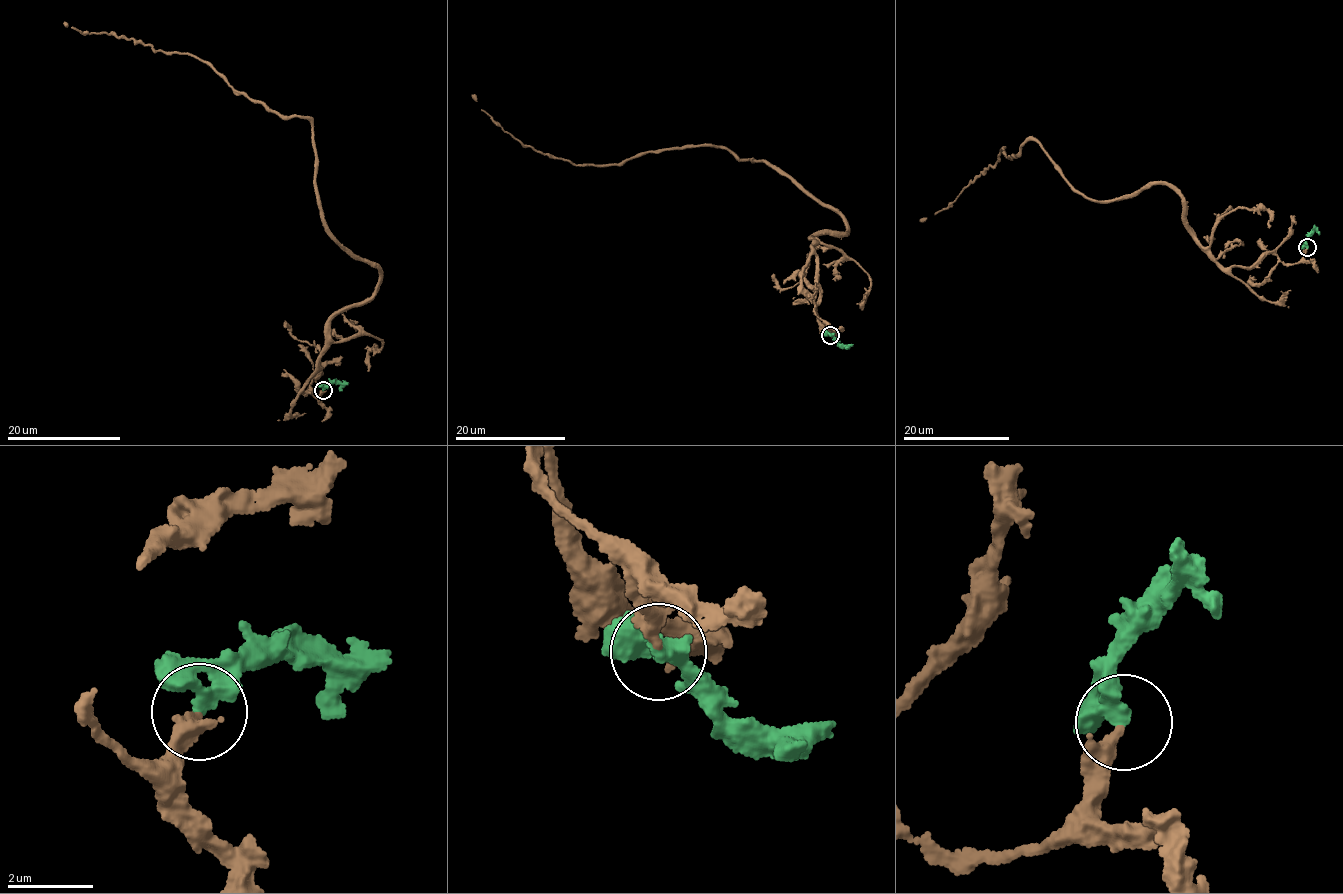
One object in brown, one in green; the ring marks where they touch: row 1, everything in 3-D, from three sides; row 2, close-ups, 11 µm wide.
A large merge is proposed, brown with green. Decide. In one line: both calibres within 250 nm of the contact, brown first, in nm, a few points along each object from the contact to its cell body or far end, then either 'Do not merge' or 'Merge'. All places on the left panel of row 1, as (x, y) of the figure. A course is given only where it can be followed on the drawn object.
Thickness 220 nm (brown) against 440 nm. Course of brown: (323, 390), (308, 389), (328, 324), (375, 294), (379, 271), (322, 217), (310, 121), (186, 54), (64, 24). Course of green: (323, 390), (330, 384), (348, 382). Merge

